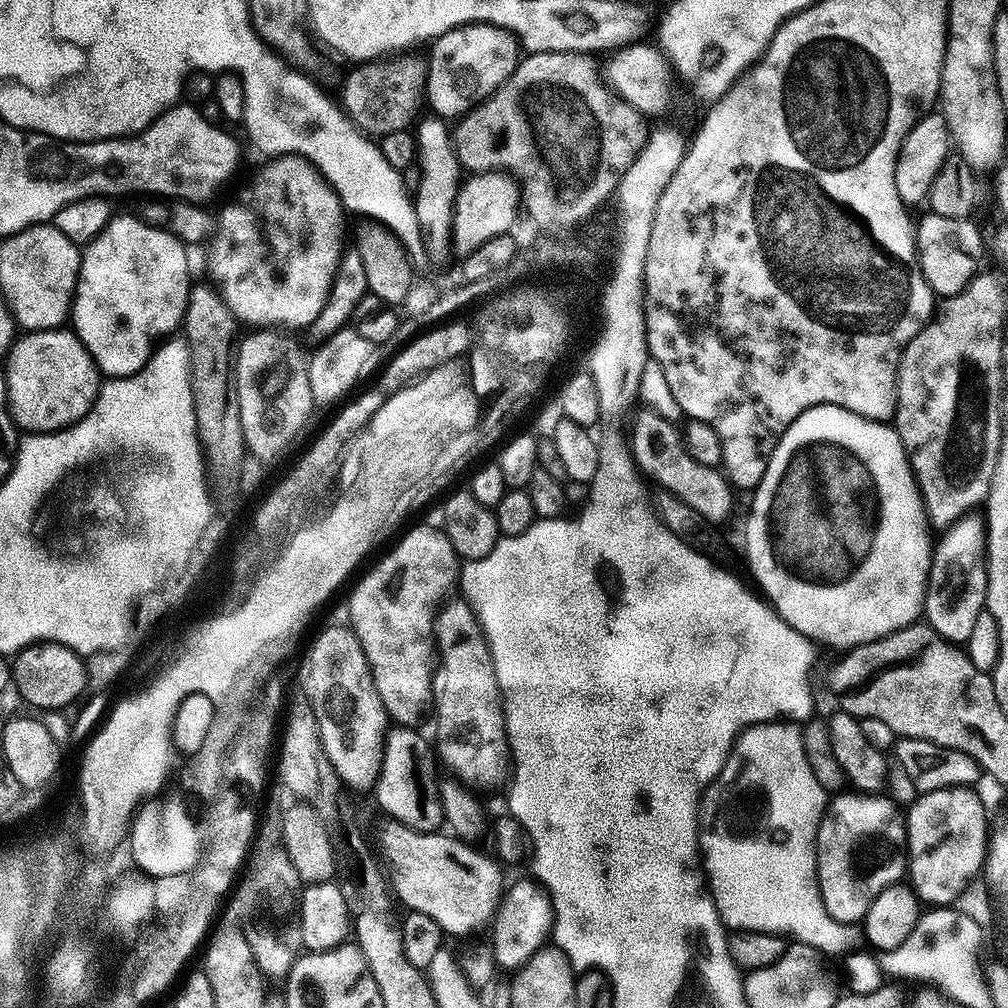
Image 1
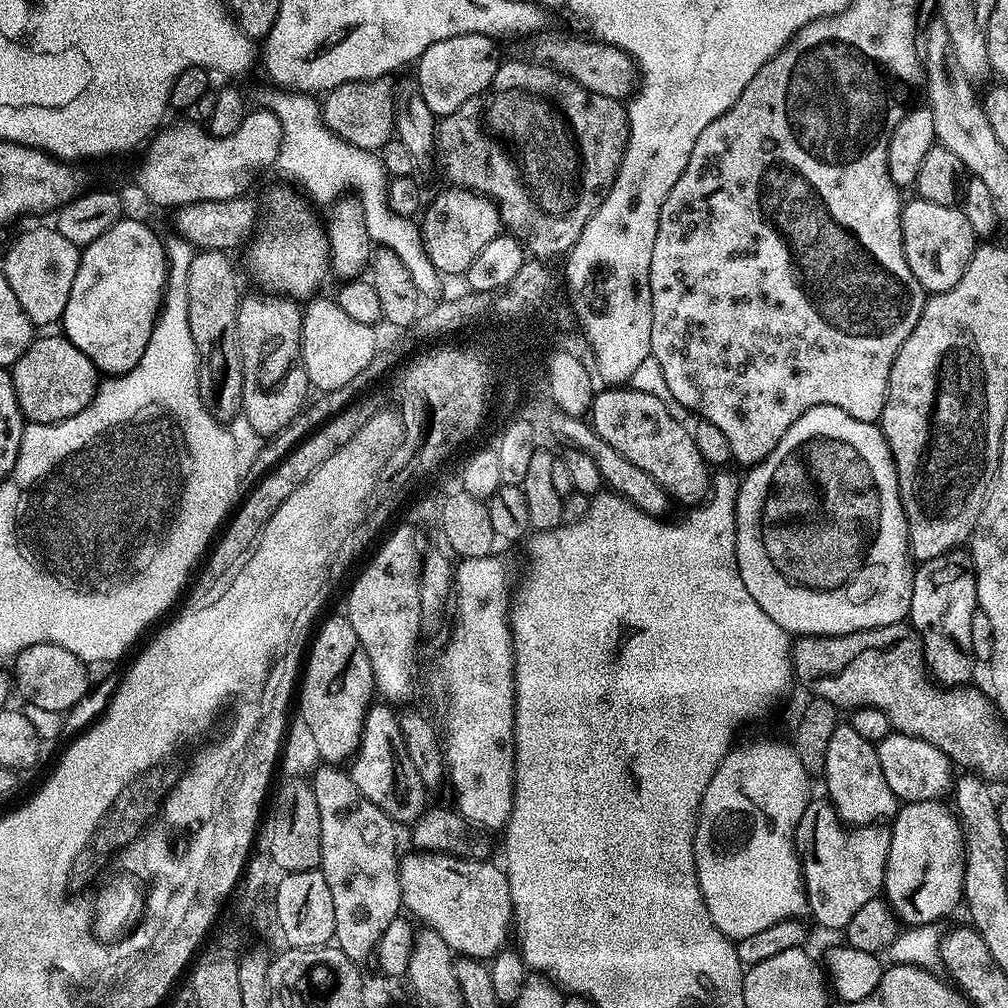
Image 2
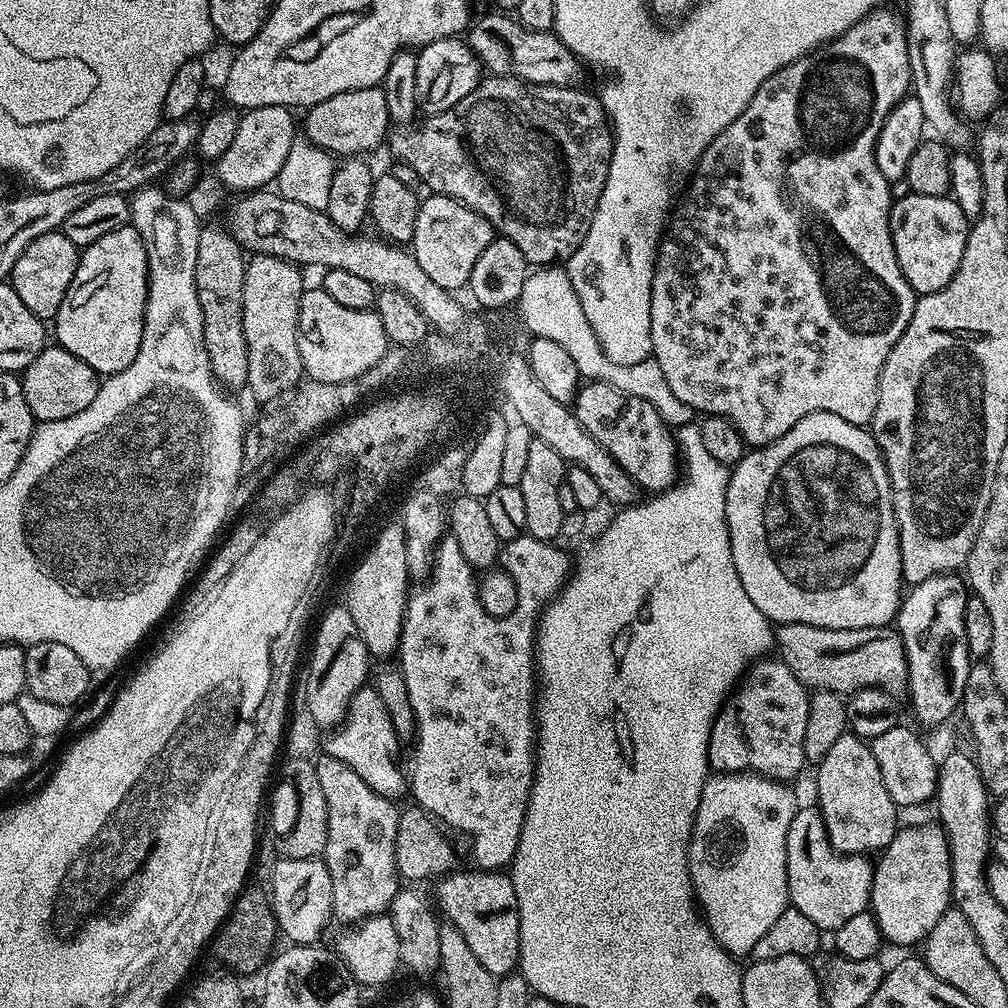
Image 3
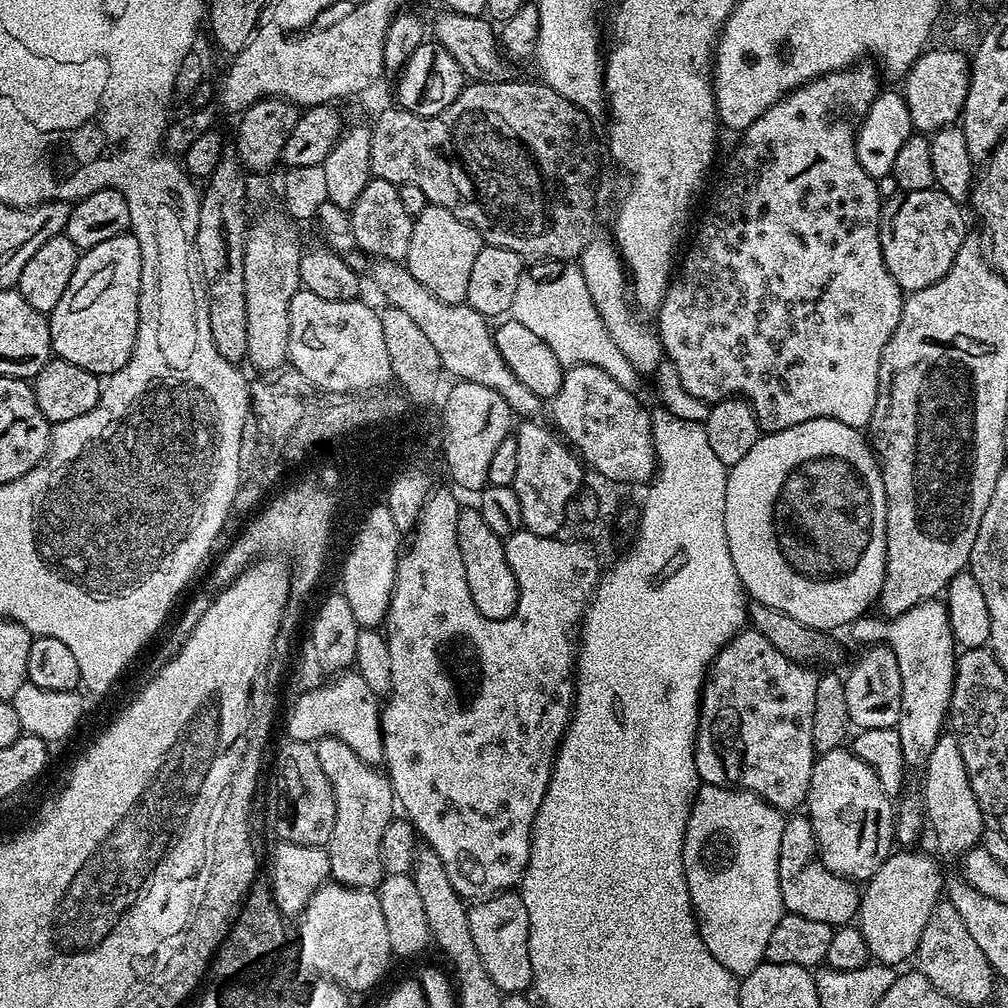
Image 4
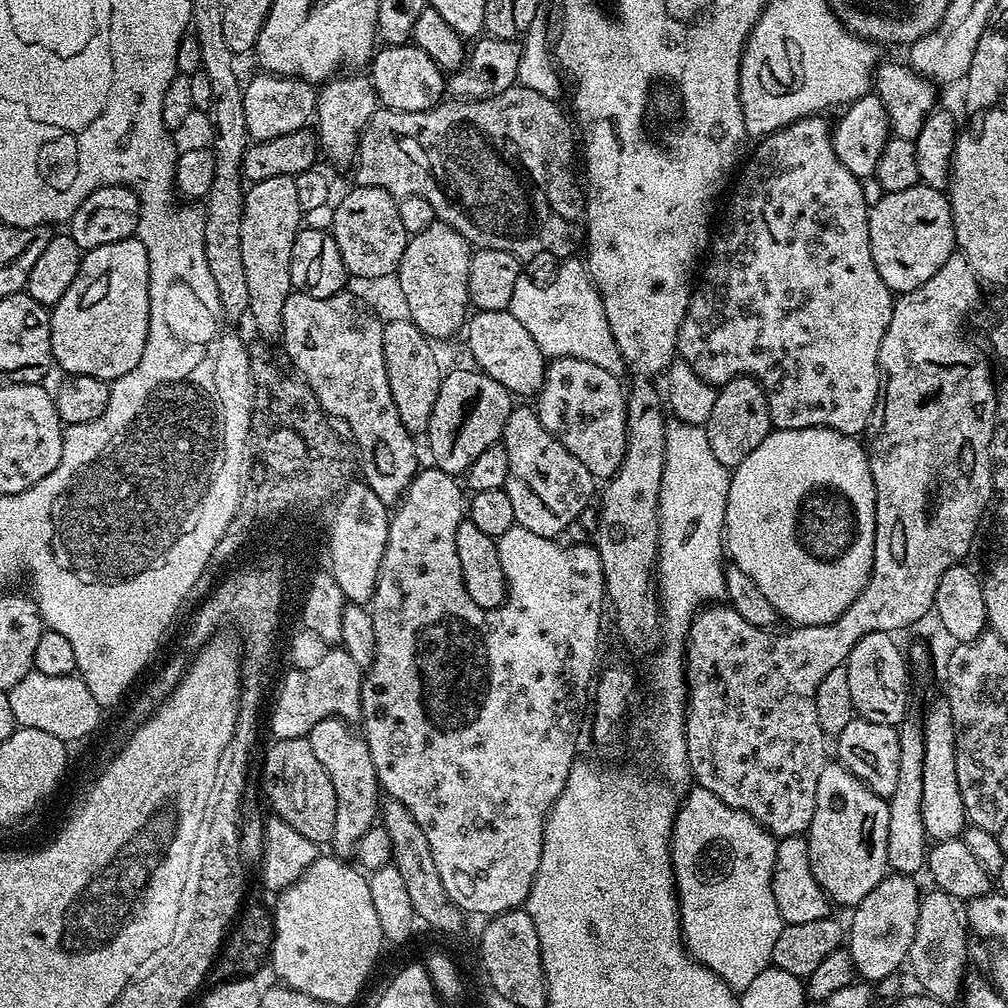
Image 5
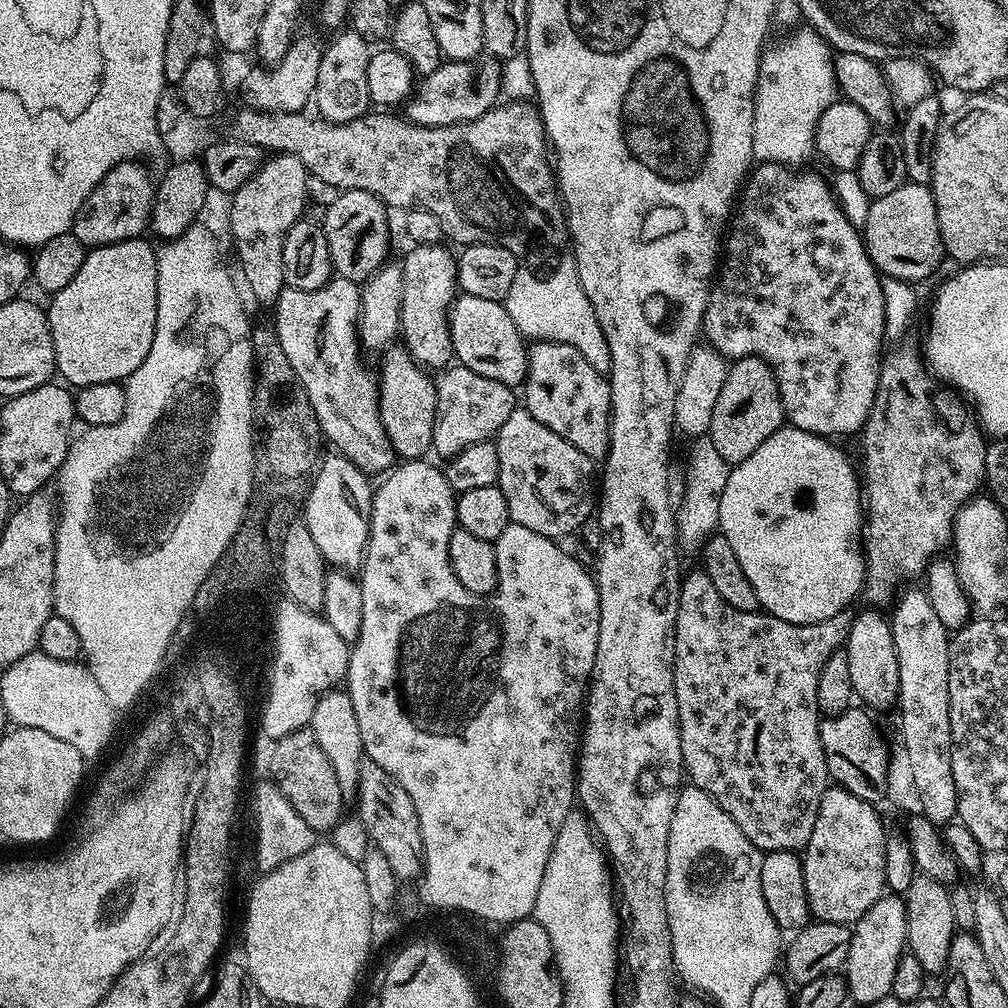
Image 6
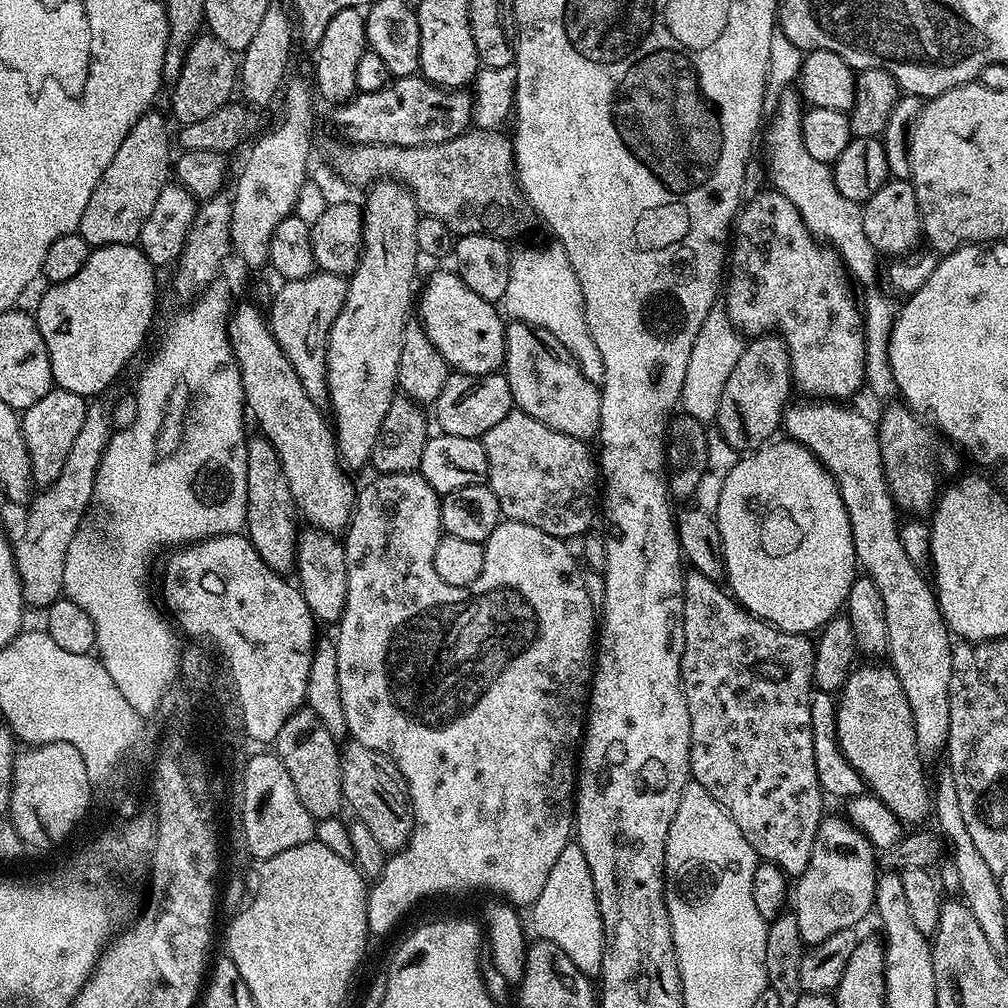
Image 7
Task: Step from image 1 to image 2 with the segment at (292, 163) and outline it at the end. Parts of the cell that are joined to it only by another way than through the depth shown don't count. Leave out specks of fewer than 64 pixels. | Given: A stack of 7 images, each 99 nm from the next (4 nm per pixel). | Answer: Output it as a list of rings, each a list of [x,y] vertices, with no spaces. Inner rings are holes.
[[[276,188],[269,194],[268,204],[276,208],[272,212],[276,224],[261,223],[255,229],[247,245],[248,257],[244,264],[248,267],[249,278],[260,287],[258,289],[280,298],[304,302],[317,295],[316,287],[323,282],[324,275],[329,275],[328,234],[322,220],[312,213],[313,205],[292,188]]]

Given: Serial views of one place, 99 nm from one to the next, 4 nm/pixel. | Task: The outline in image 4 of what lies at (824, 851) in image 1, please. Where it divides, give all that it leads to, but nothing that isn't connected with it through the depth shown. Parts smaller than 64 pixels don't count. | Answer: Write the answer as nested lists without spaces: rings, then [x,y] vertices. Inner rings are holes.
[[[792,814],[785,819],[782,846],[778,846],[778,882],[785,913],[833,926],[844,926],[857,919],[860,911],[857,885],[846,876],[834,874],[822,863],[807,815]]]

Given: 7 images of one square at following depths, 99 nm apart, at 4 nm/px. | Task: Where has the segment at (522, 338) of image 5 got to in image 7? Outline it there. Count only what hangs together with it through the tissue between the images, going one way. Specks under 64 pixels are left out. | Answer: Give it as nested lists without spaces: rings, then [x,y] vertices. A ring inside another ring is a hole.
[[[452,270],[434,273],[422,288],[423,284],[418,292],[418,320],[449,369],[475,376],[500,372],[504,366],[506,320],[497,305],[478,298],[478,294],[474,294],[474,290],[470,290],[463,278]]]

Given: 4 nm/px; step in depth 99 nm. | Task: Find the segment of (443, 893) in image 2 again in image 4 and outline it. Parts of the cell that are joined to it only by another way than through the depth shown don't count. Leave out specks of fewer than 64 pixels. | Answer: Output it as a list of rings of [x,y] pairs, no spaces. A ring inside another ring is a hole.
[[[505,890],[473,904],[467,909],[468,925],[486,974],[501,993],[527,993],[532,988],[532,967],[528,958],[528,915],[522,898],[515,891]]]

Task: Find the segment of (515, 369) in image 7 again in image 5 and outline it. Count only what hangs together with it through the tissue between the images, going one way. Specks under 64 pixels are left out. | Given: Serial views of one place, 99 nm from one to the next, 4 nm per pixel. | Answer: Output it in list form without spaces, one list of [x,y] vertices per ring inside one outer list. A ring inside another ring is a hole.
[[[557,356],[545,367],[544,385],[534,400],[534,411],[542,426],[600,482],[616,475],[628,445],[628,398],[620,383],[621,377],[606,374],[594,362]]]

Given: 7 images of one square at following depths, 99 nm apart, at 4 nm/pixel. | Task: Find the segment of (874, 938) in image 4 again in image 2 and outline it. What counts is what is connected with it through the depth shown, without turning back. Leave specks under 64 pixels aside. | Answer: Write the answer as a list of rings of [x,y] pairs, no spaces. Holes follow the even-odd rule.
[[[940,800],[904,804],[891,821],[890,854],[882,892],[896,913],[897,921],[904,923],[905,920],[905,925],[934,924],[943,921],[943,916],[950,915],[956,907],[961,907],[964,894],[964,830],[960,827],[957,813],[949,805],[948,808]]]

